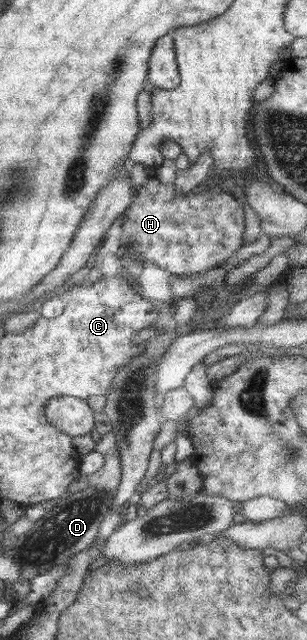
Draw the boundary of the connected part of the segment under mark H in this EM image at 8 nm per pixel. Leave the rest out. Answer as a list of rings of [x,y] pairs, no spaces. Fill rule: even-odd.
[[[153,168],[152,173],[147,177],[147,181],[145,181],[144,186],[138,191],[136,194],[136,198],[134,198],[133,203],[131,203],[122,214],[123,216],[123,226],[121,232],[125,232],[125,234],[129,234],[129,248],[135,248],[139,254],[143,254],[145,256],[145,260],[151,260],[153,264],[157,264],[157,266],[163,266],[163,270],[167,270],[167,272],[171,272],[171,274],[179,274],[179,276],[189,276],[189,274],[204,274],[206,271],[211,269],[212,267],[223,266],[221,264],[225,263],[228,258],[231,258],[233,254],[239,247],[242,247],[244,242],[244,230],[246,227],[244,213],[243,213],[243,204],[234,198],[229,192],[225,192],[225,188],[223,185],[219,183],[203,183],[196,188],[193,188],[188,194],[178,194],[176,192],[176,187],[174,183],[161,183],[159,179],[157,179],[157,168]]]

